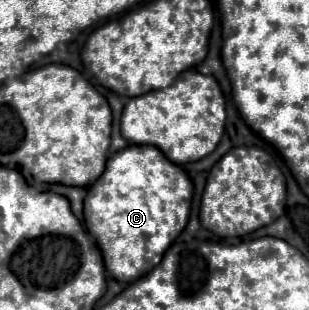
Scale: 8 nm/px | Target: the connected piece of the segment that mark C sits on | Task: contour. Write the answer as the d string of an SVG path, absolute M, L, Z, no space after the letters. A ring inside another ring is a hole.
M127 146L115 152L107 160L107 168L101 174L101 178L93 186L89 186L85 198L85 214L83 214L87 230L97 240L103 252L105 268L109 270L109 274L119 282L133 282L139 276L151 272L161 262L171 242L174 242L185 228L189 220L191 198L193 198L193 186L189 176L177 164L165 160L165 156L157 152L157 148ZM163 234L169 234L169 240L163 240Z

